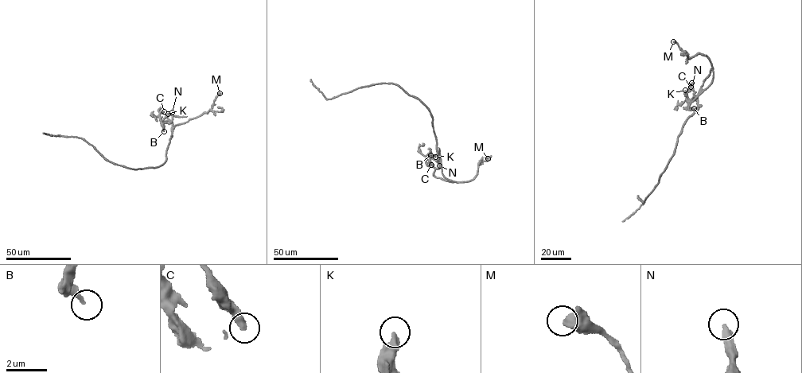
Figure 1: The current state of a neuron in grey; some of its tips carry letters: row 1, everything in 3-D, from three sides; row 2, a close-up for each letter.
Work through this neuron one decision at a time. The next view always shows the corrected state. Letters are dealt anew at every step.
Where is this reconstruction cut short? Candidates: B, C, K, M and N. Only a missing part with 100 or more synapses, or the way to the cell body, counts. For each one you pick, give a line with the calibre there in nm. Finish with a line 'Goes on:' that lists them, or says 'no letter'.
Goes on: no letter

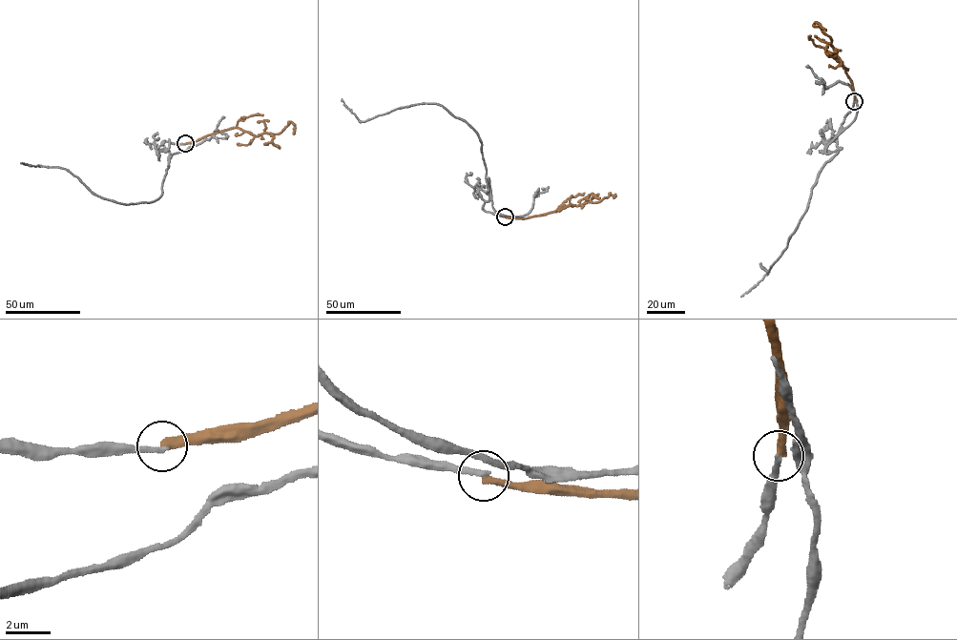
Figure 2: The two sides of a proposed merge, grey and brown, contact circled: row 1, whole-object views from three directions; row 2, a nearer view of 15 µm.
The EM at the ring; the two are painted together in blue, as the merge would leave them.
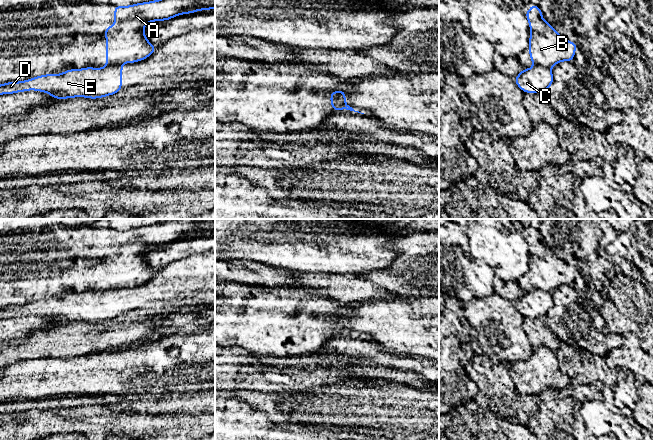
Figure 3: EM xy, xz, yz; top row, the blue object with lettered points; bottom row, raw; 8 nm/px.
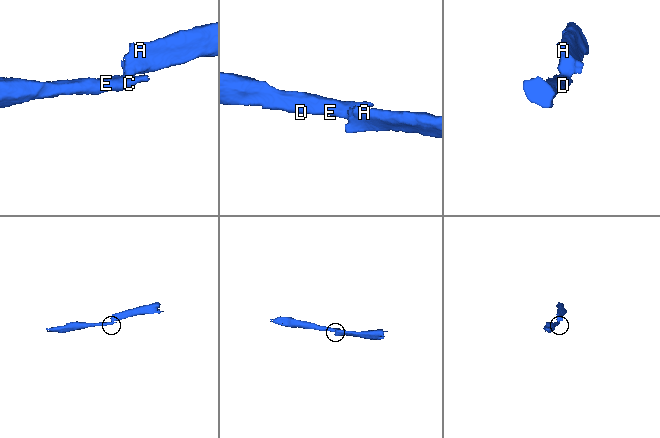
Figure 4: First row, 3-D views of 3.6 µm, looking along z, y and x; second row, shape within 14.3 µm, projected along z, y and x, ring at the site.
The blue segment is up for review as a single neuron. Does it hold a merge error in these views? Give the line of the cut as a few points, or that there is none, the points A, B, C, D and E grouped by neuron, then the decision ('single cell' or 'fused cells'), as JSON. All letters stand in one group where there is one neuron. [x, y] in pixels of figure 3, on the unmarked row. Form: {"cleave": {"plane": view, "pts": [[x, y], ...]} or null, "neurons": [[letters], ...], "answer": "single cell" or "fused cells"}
{"cleave": {"plane": "yz", "pts": [[534, 288], [542, 288], [550, 292]]}, "neurons": [["A", "B"], ["C", "D", "E"]], "answer": "fused cells"}

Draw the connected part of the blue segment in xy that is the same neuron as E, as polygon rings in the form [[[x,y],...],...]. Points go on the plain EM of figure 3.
[[[122,289],[69,293],[61,298],[44,298],[25,305],[3,307],[0,319],[35,314],[49,317],[53,323],[98,323],[122,314],[122,296]]]

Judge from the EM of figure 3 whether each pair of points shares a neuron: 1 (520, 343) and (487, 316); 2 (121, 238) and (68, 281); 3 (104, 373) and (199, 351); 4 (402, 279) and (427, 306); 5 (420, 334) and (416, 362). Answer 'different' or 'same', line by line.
1: same
2: same
3: same
4: different
5: different

